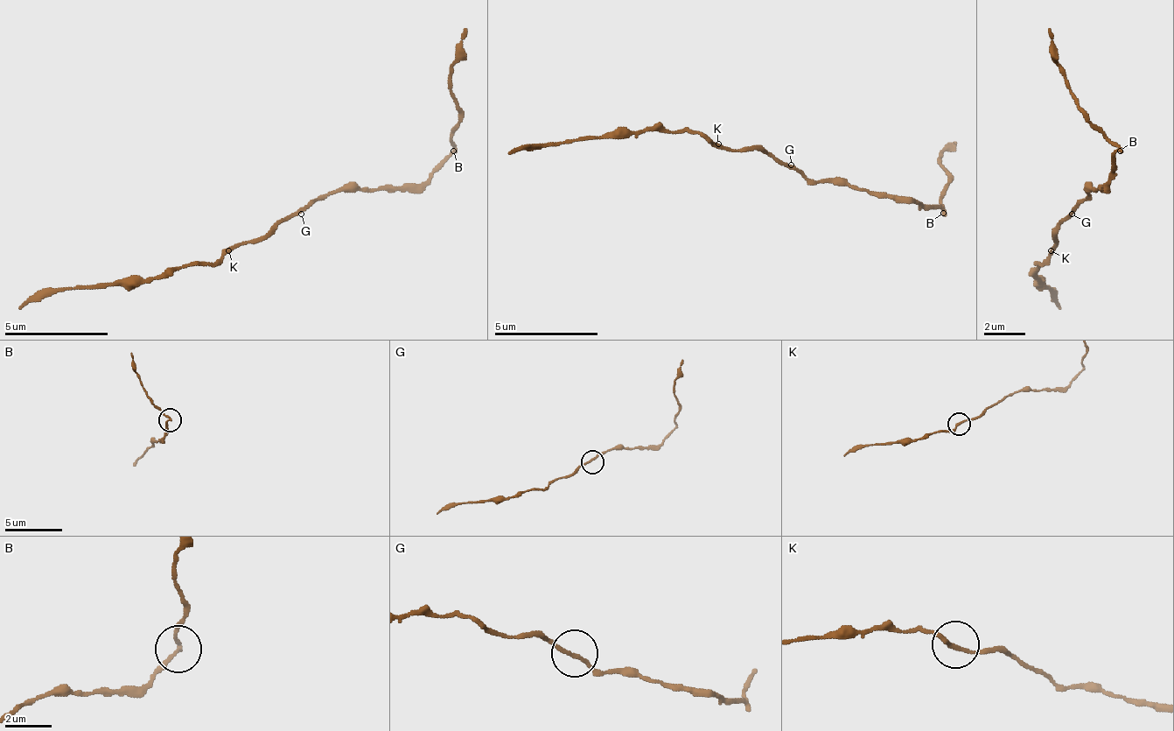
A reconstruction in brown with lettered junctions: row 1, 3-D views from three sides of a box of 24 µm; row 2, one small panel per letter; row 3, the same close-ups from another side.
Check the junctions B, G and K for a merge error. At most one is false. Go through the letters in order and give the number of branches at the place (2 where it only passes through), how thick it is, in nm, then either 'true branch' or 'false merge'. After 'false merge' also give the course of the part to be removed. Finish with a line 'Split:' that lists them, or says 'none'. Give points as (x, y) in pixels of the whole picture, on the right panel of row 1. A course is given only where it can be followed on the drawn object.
B: 2 | 160 nm | false merge | (1118, 151), (1066, 84), (1051, 27)
G: 2 | 150 nm | true branch
K: 2 | 160 nm | true branch
Split: B

